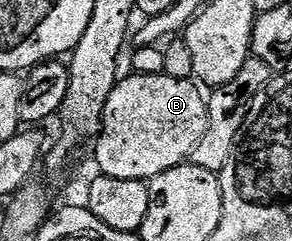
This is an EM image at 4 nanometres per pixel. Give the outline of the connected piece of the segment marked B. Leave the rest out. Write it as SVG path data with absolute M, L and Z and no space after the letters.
M130 74L127 80L119 79L112 94L108 94L108 102L102 115L102 131L98 133L93 145L94 156L98 159L97 171L112 178L149 182L167 172L169 168L187 163L193 157L195 146L202 141L210 125L208 100L204 92L202 96L201 91L203 92L203 89L193 79L177 80L165 74Z

